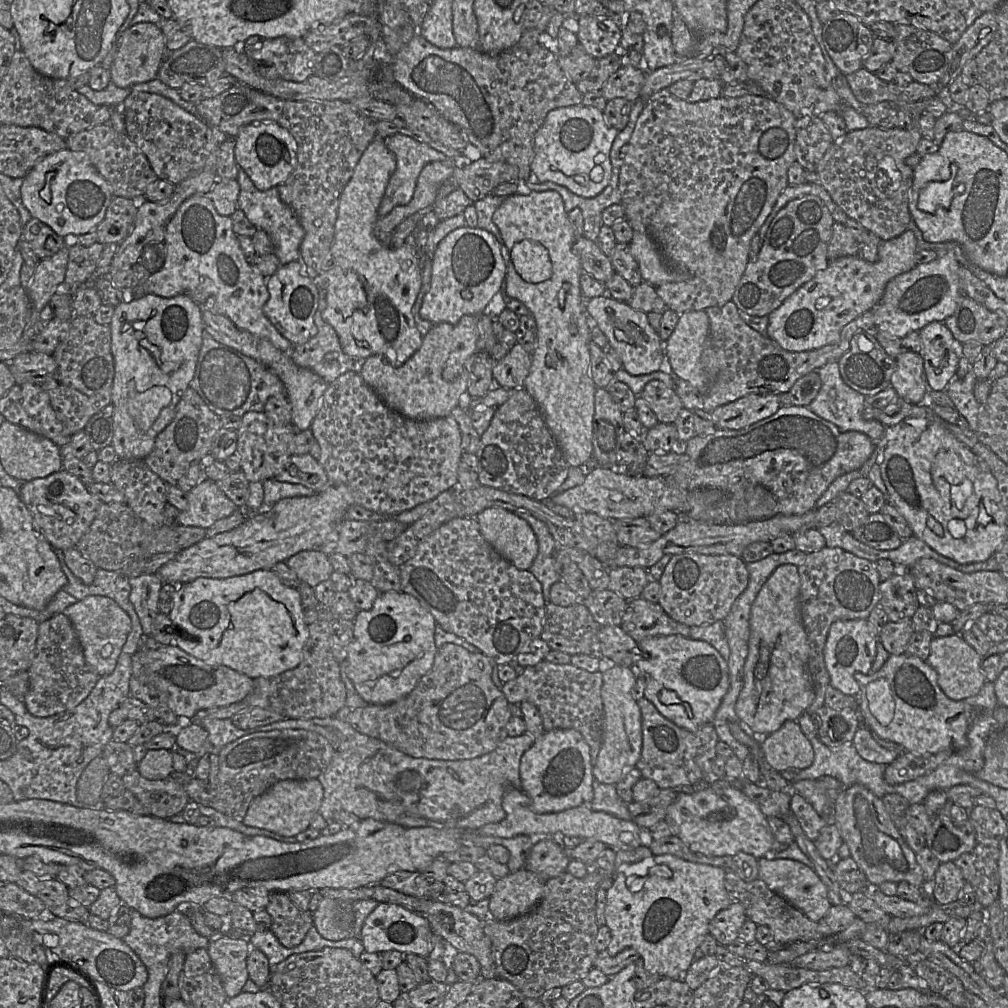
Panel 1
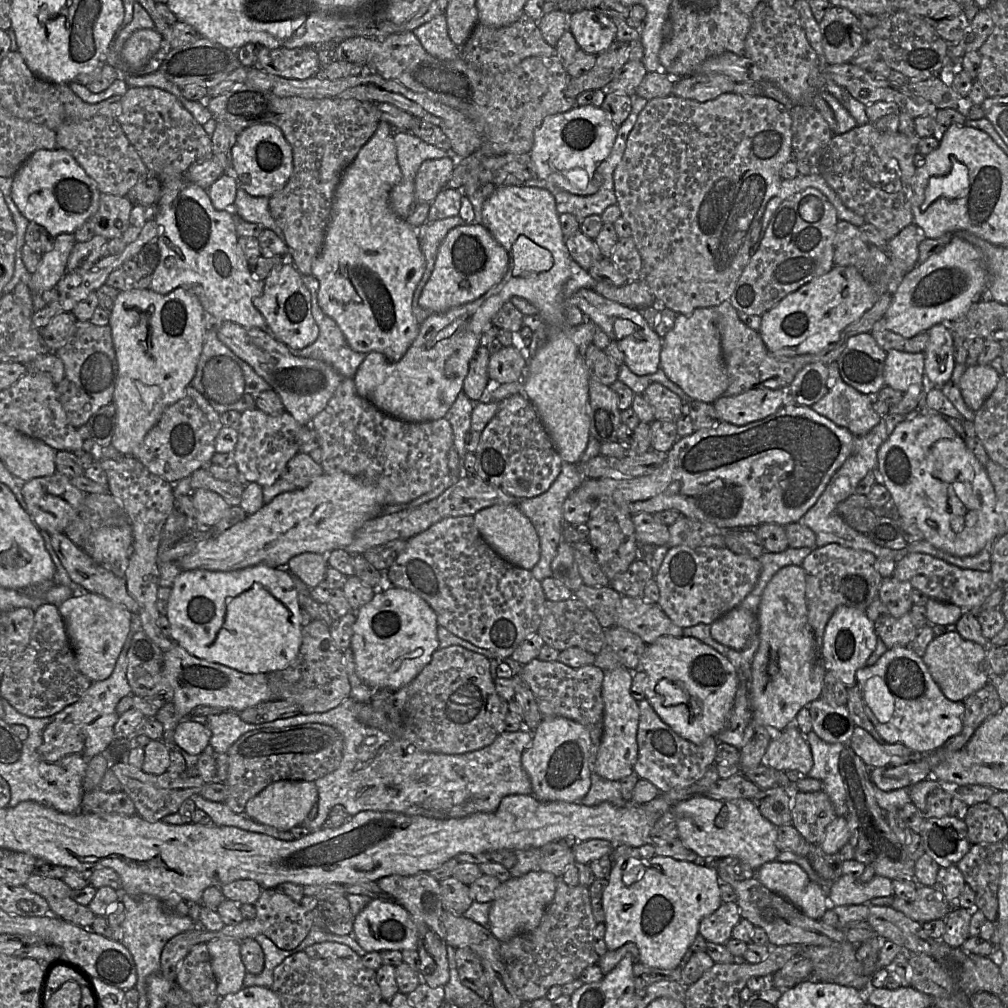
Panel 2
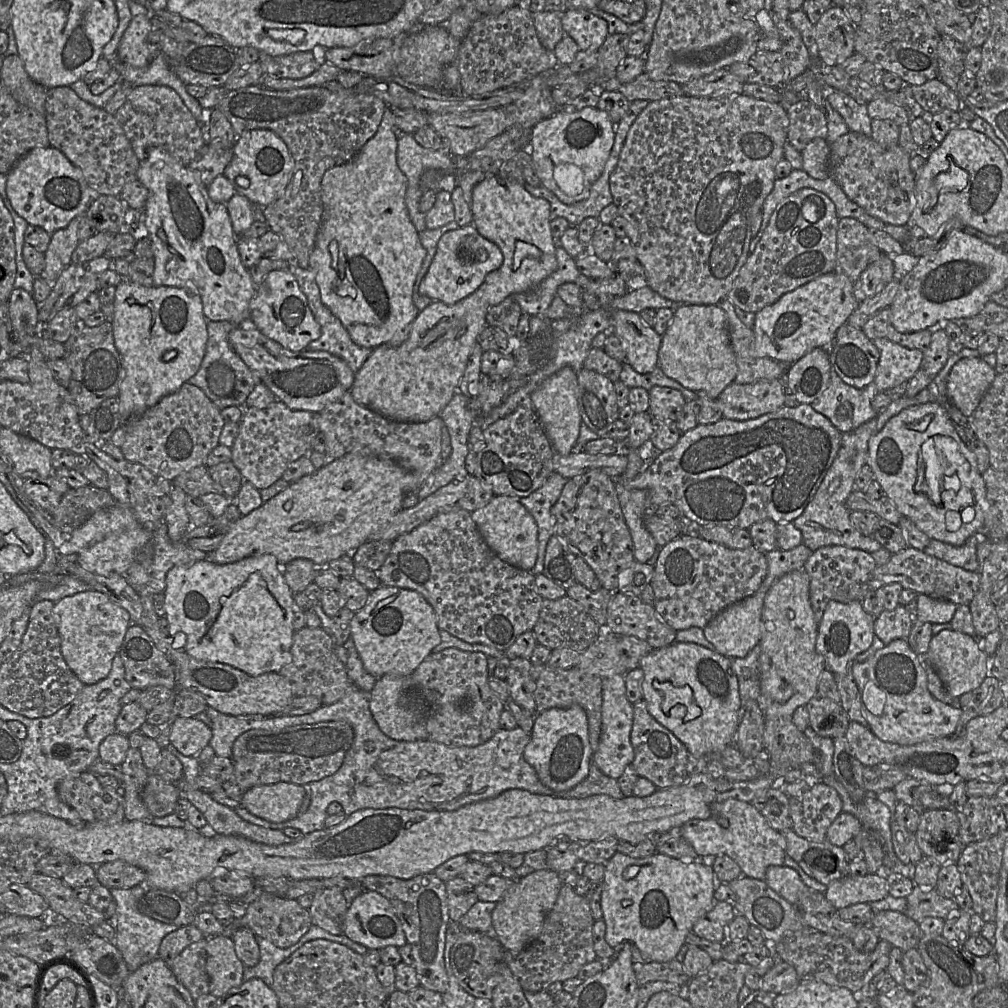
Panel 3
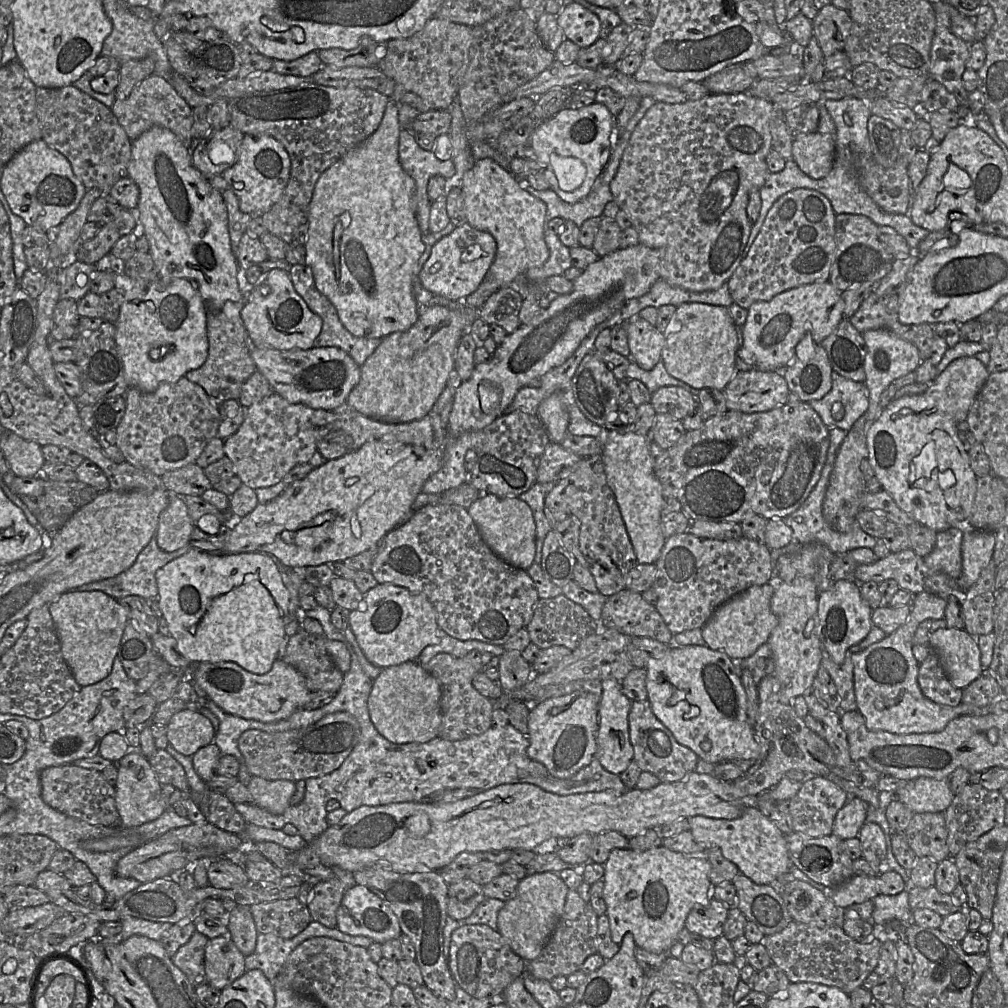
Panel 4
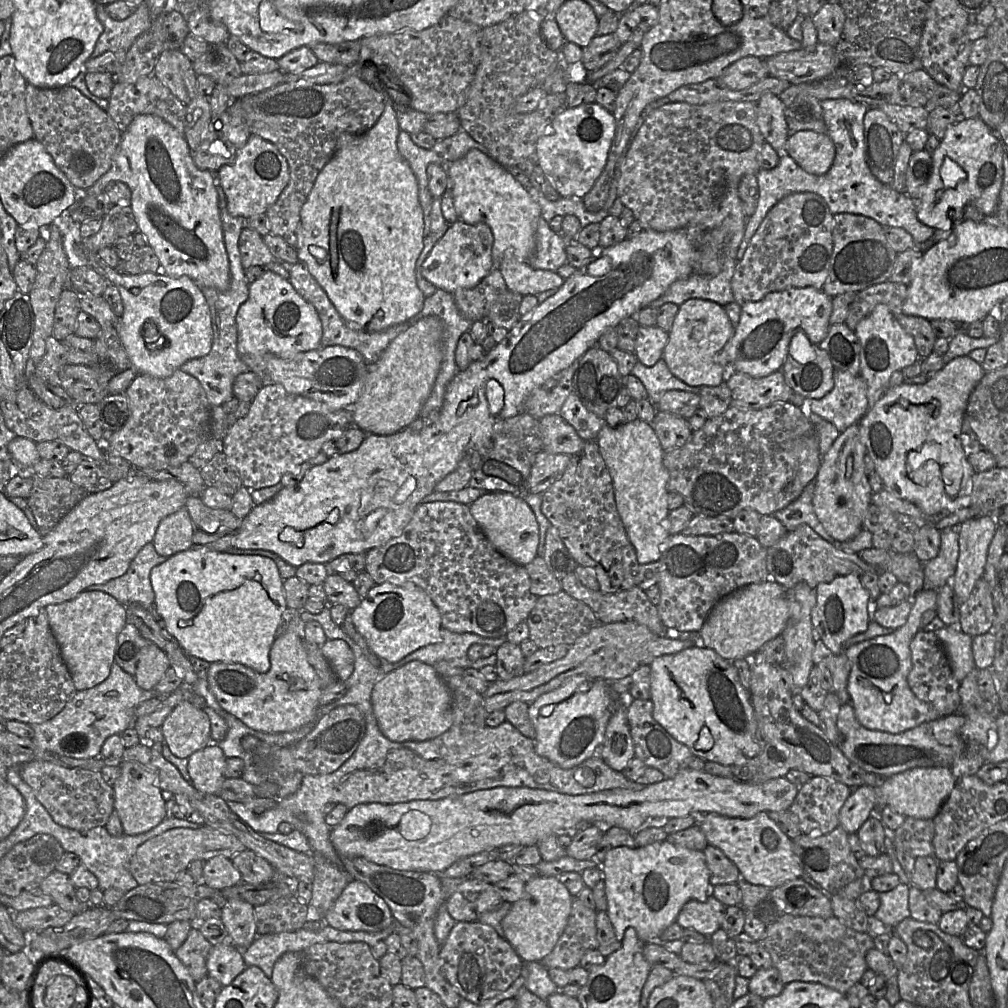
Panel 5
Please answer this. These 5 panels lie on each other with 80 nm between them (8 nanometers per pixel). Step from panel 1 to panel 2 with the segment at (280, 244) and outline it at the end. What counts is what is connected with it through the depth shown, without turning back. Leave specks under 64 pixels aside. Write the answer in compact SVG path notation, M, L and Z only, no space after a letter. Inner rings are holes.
M238 187L232 211L247 222L272 230L283 239L282 230L270 213L268 197L254 197Z

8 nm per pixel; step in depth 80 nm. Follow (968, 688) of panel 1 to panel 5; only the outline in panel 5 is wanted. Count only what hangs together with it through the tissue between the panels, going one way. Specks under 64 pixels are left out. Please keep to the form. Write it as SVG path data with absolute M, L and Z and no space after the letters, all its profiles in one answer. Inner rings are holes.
M960 624L945 626L934 632L944 646L955 678L962 681L976 669L972 653L973 637L962 632Z

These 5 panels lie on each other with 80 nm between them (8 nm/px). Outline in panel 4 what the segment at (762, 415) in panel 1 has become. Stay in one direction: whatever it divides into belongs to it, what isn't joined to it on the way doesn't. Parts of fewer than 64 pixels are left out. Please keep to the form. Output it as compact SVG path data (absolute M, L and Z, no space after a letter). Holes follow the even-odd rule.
M737 369L723 390L728 410L750 414L786 404L790 390L782 373L783 370L764 372Z

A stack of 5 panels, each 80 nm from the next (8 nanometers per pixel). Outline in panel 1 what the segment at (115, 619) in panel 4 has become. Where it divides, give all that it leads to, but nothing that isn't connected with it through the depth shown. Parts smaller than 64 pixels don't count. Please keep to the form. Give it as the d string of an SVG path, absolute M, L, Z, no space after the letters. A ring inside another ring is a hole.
M89 595L68 606L63 614L70 619L88 664L99 676L112 673L132 628L128 613L107 596Z

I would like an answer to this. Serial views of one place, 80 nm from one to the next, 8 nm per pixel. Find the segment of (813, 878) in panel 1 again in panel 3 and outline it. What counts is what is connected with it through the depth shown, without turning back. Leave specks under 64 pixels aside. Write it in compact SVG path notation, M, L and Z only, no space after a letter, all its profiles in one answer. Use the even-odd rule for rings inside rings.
M785 865L769 866L764 881L771 889L794 906L799 905L803 894L809 889L799 874Z

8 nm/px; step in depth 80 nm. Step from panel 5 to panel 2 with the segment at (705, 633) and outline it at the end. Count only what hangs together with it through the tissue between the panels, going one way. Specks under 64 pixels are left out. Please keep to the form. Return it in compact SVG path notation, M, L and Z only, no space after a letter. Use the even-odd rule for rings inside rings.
M740 606L710 625L712 638L734 650L744 649L754 632L757 632L756 614Z

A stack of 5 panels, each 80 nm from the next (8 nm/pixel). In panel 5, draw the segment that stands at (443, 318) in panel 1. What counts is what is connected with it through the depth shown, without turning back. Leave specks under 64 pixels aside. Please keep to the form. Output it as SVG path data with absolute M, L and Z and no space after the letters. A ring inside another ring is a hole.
M459 219L450 225L423 262L422 275L438 289L451 294L459 289L473 288L494 268L493 243L494 236L487 224L470 224Z

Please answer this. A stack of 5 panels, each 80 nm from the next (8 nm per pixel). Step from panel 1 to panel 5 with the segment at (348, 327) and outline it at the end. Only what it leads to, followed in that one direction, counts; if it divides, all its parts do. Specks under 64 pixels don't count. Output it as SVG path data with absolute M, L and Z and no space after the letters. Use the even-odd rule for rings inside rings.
M393 105L385 109L376 124L361 134L343 132L338 136L336 150L329 162L317 176L312 190L300 212L296 252L299 260L305 262L309 272L326 292L328 298L349 326L368 332L378 332L393 325L404 323L415 317L423 308L425 296L416 282L416 262L424 248L424 217L419 200L419 184L407 160L401 155L397 140L400 133L397 112Z

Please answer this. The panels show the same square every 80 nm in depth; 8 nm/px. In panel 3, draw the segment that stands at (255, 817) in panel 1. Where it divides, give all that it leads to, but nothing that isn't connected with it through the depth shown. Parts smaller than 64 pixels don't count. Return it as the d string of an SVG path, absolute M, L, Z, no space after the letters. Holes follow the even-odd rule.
M278 782L248 789L241 806L251 814L270 822L285 822L295 818L305 796L303 785Z

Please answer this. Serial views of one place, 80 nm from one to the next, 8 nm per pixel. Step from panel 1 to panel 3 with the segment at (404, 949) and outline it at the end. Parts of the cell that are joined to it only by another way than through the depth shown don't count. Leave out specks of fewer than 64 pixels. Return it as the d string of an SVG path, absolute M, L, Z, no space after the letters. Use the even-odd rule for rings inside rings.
M364 890L348 906L343 933L367 949L380 950L386 946L400 947L407 943L401 923L388 899L371 890Z

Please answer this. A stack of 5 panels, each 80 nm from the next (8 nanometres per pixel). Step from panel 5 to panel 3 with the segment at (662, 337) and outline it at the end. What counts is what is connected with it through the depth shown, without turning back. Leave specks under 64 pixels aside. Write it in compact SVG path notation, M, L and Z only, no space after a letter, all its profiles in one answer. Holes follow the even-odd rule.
M613 310L609 333L615 334L625 352L626 361L640 374L648 374L658 366L662 336L644 323L637 312Z

